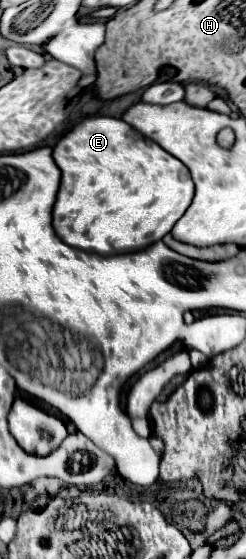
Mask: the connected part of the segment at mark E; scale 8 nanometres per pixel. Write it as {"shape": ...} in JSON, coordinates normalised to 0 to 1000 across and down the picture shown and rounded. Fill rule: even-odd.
{"shape":[[[374,208],[220,261],[252,326],[220,365],[220,411],[252,433],[390,454],[496,454],[659,429],[789,351],[764,301],[488,211]]]}

